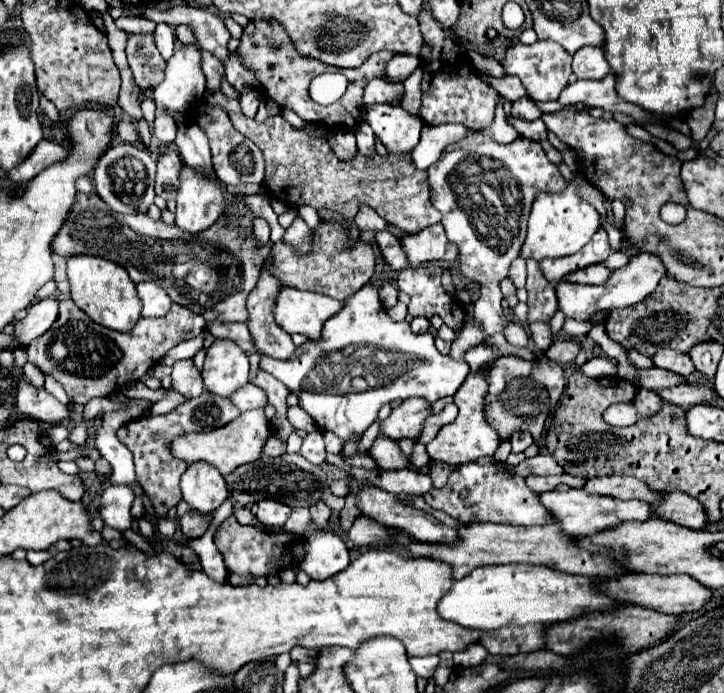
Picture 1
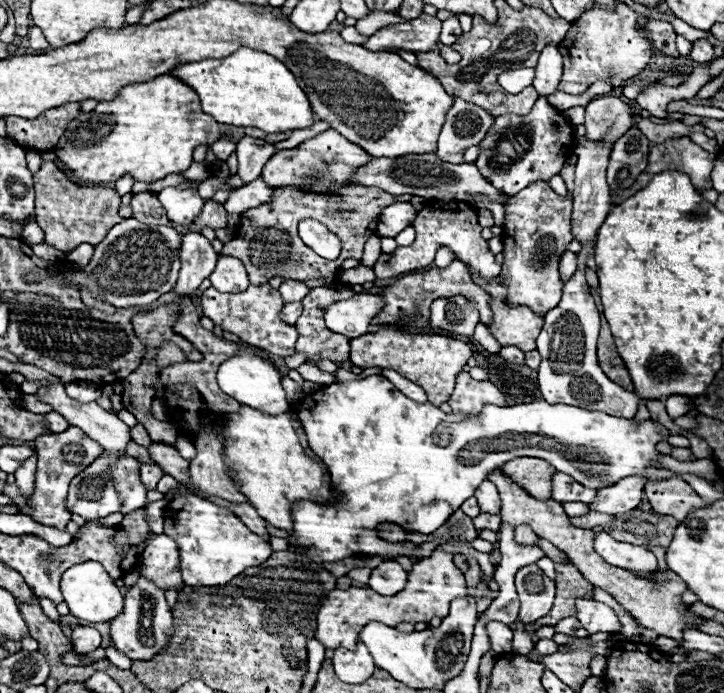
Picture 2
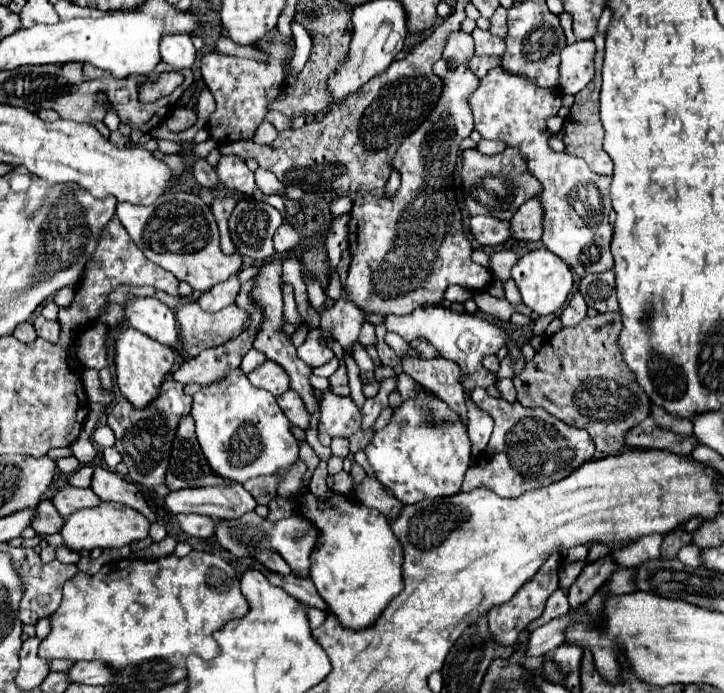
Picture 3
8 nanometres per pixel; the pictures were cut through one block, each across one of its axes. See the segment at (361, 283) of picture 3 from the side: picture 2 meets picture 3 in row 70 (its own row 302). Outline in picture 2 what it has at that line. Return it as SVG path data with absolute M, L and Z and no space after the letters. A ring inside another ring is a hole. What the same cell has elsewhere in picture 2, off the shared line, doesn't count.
M464 296L440 298L432 304L430 328L448 330L454 336L472 336L480 322L476 306Z

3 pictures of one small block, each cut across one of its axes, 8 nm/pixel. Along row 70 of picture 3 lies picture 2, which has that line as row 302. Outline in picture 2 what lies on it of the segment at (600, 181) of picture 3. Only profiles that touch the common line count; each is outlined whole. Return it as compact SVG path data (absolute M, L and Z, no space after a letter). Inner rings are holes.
M470 268L472 282L478 284L482 290L490 296L490 308L492 308L492 322L486 324L492 332L492 336L502 346L516 346L522 352L536 350L536 338L542 330L544 320L530 312L530 308L510 308L506 304L506 284L502 284L502 278L496 276L496 280L482 280L478 272Z

